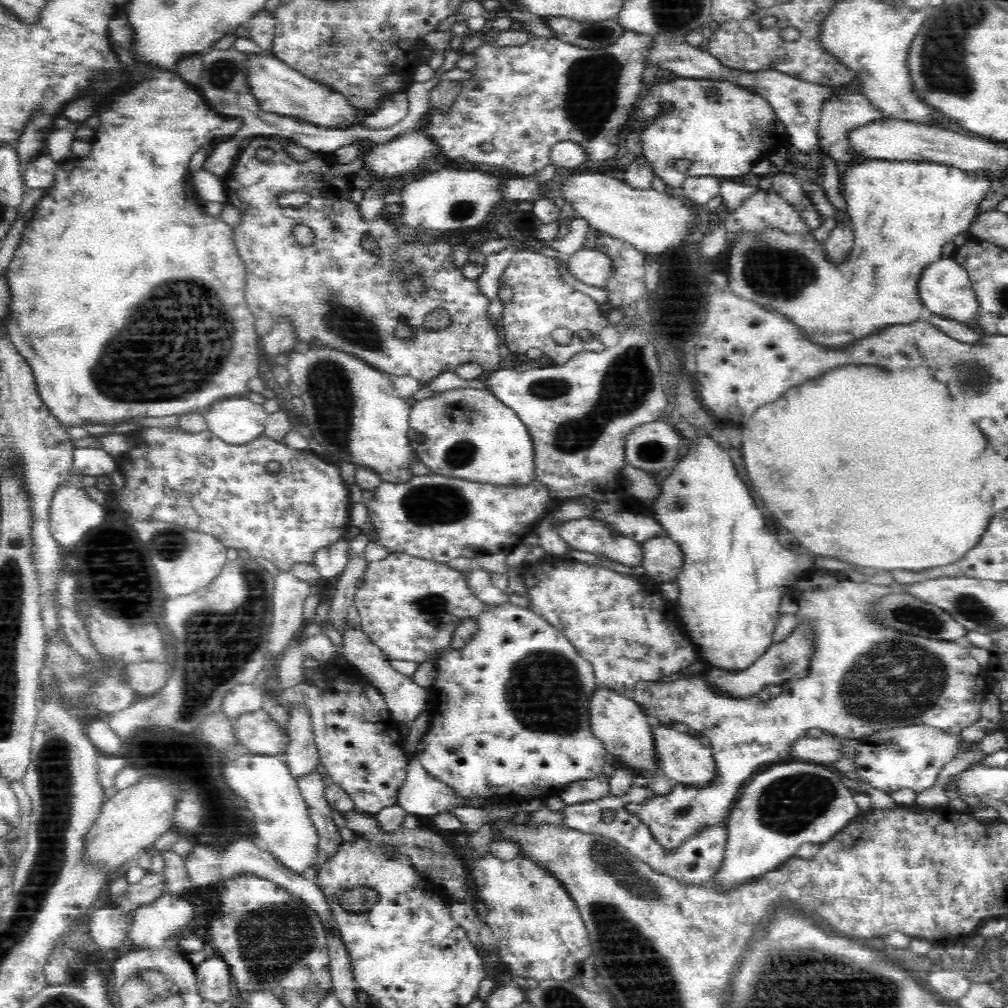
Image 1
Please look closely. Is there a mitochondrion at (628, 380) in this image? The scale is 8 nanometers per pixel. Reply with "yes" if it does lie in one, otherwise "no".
yes

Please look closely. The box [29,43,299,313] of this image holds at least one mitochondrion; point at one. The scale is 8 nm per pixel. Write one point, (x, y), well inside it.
(221, 71)

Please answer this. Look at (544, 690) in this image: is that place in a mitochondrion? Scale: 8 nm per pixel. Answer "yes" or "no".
yes

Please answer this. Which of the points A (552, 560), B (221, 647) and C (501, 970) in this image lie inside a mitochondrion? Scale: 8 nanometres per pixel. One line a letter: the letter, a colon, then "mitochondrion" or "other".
A: other
B: mitochondrion
C: other

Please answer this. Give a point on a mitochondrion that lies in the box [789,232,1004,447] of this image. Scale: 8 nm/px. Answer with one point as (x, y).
(975, 376)

